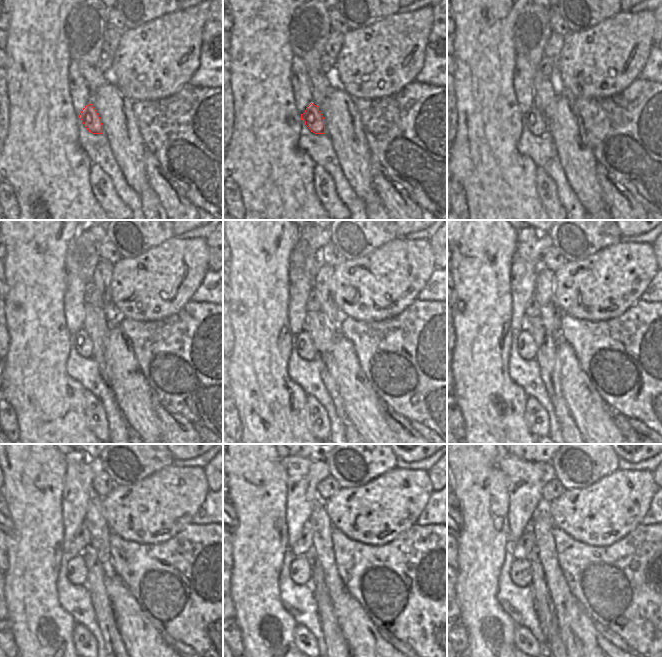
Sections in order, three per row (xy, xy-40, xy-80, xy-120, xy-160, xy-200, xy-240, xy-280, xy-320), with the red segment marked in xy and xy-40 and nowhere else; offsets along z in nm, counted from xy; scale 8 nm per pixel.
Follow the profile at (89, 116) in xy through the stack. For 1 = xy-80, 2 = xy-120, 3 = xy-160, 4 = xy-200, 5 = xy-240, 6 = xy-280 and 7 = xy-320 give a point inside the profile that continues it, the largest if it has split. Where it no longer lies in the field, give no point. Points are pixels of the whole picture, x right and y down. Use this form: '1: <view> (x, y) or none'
1: xy-80 (535, 121)
2: xy-120 (81, 341)
3: xy-160 (303, 343)
4: xy-200 (526, 347)
5: xy-240 (76, 569)
6: xy-280 (300, 569)
7: xy-320 (521, 569)

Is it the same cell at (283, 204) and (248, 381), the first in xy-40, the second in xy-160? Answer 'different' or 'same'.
same

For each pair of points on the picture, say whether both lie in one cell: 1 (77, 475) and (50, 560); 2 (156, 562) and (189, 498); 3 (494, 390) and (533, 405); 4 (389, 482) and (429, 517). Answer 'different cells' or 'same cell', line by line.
1: different cells
2: different cells
3: different cells
4: different cells

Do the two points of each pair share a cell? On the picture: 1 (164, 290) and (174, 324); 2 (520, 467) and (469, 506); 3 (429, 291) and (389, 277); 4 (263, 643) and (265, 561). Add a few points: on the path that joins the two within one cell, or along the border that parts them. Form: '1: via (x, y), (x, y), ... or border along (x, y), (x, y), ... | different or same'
1: border along (190, 300), (175, 313), (155, 321), (149, 321) | different
2: border along (498, 462), (498, 466), (506, 479), (509, 501) | different
3: border along (434, 269), (416, 299) | different
4: via (257, 623), (257, 581) | same

